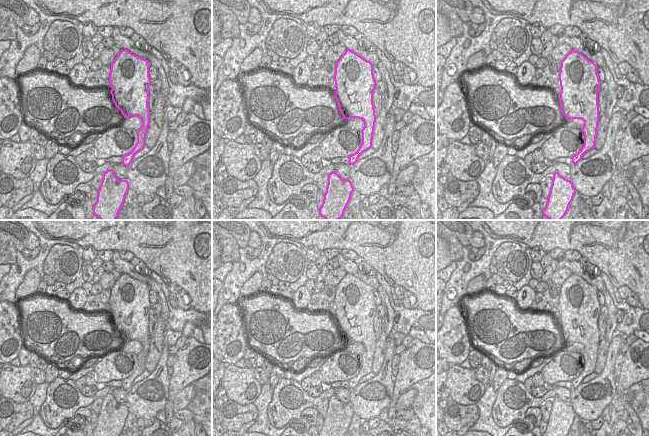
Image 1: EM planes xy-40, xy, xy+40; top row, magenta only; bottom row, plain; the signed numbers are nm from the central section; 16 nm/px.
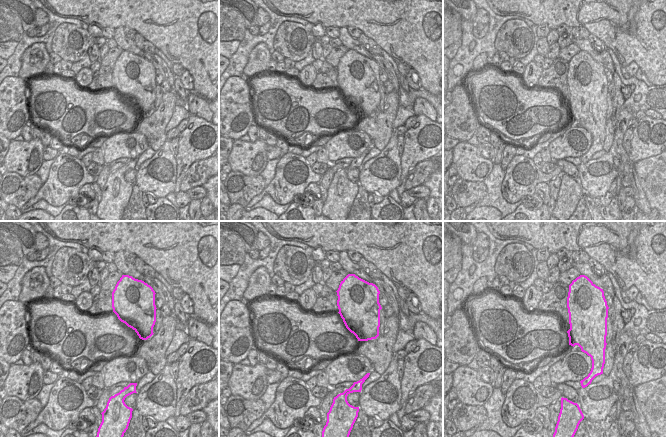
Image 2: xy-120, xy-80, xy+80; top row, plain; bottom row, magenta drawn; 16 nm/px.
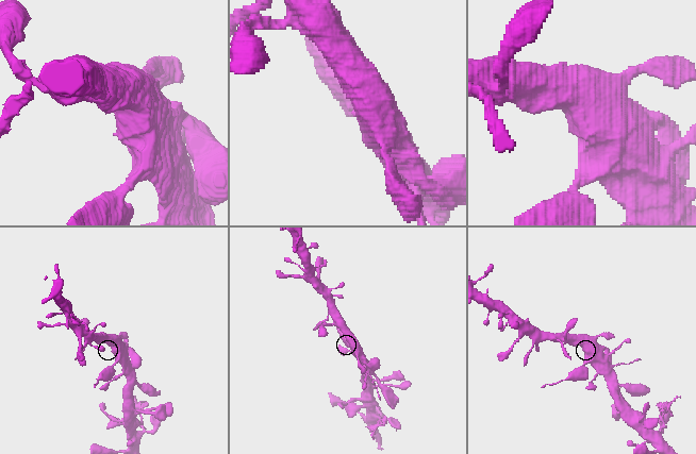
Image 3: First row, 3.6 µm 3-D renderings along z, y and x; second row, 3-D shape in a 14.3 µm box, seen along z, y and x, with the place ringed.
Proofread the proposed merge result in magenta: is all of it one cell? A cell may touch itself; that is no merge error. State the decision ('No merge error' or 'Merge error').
Merge error.

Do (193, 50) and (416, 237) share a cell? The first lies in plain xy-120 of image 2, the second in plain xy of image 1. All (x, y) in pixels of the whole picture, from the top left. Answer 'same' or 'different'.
same

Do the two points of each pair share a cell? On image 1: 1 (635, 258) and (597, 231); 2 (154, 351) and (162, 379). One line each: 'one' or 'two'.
1: one
2: two

